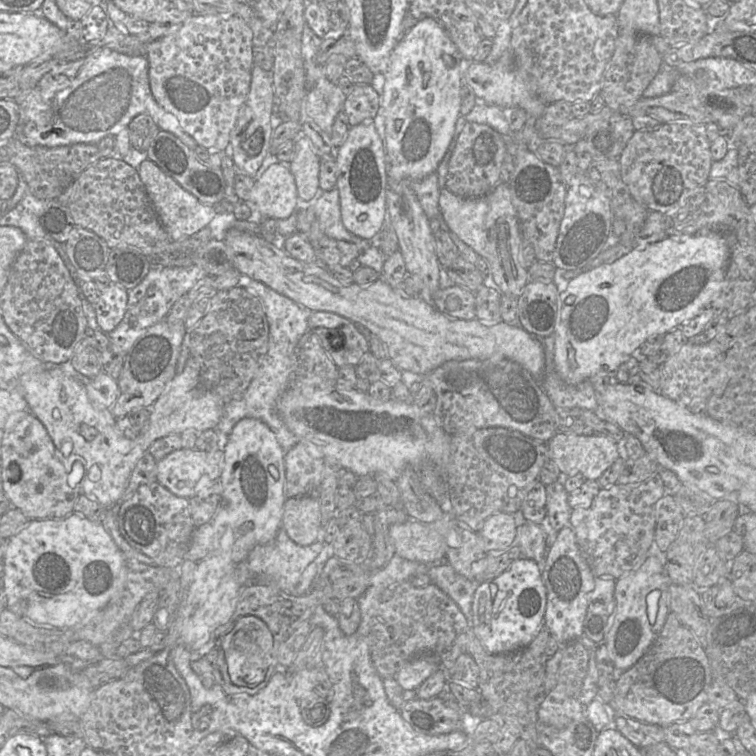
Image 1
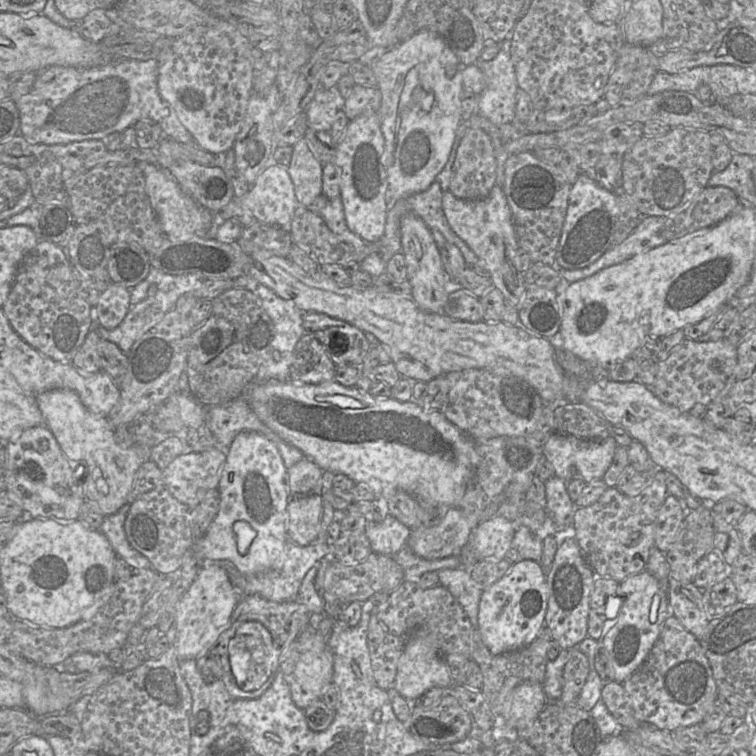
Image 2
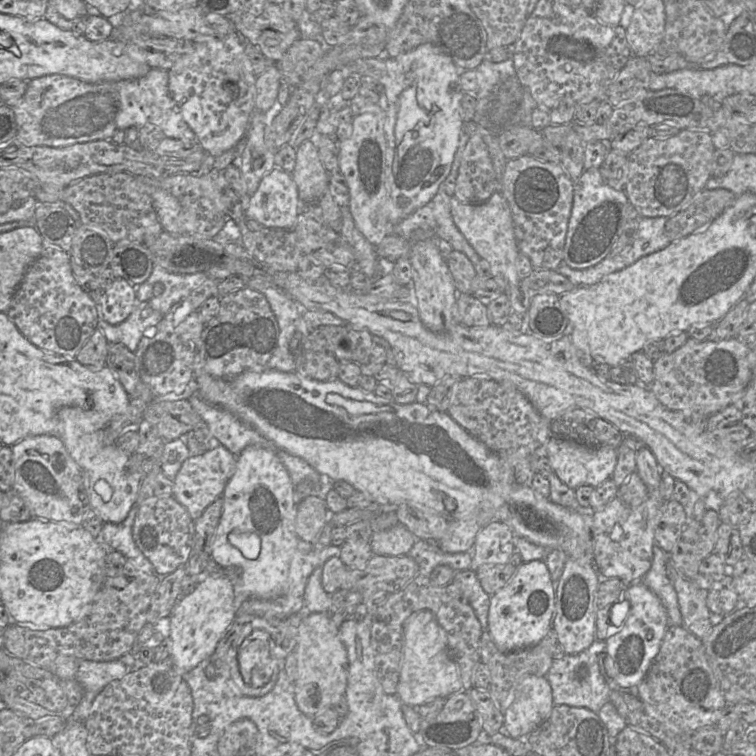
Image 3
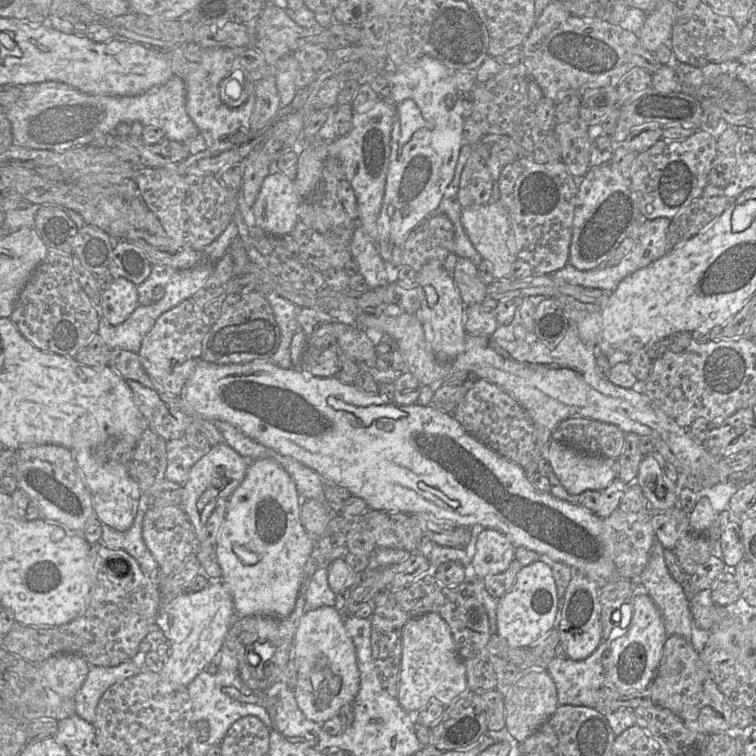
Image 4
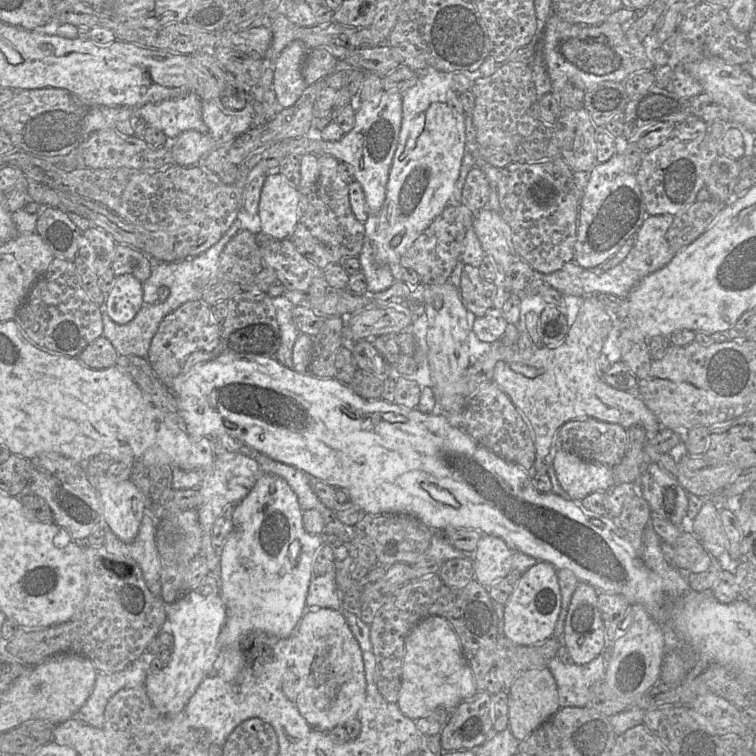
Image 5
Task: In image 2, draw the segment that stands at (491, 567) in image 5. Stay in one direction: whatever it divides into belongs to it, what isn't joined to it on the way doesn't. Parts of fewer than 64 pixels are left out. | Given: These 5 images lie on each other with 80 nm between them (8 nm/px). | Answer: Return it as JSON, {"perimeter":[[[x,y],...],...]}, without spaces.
{"perimeter":[[[494,516],[481,522],[472,532],[468,546],[479,560],[500,560],[512,548],[517,524]]]}

